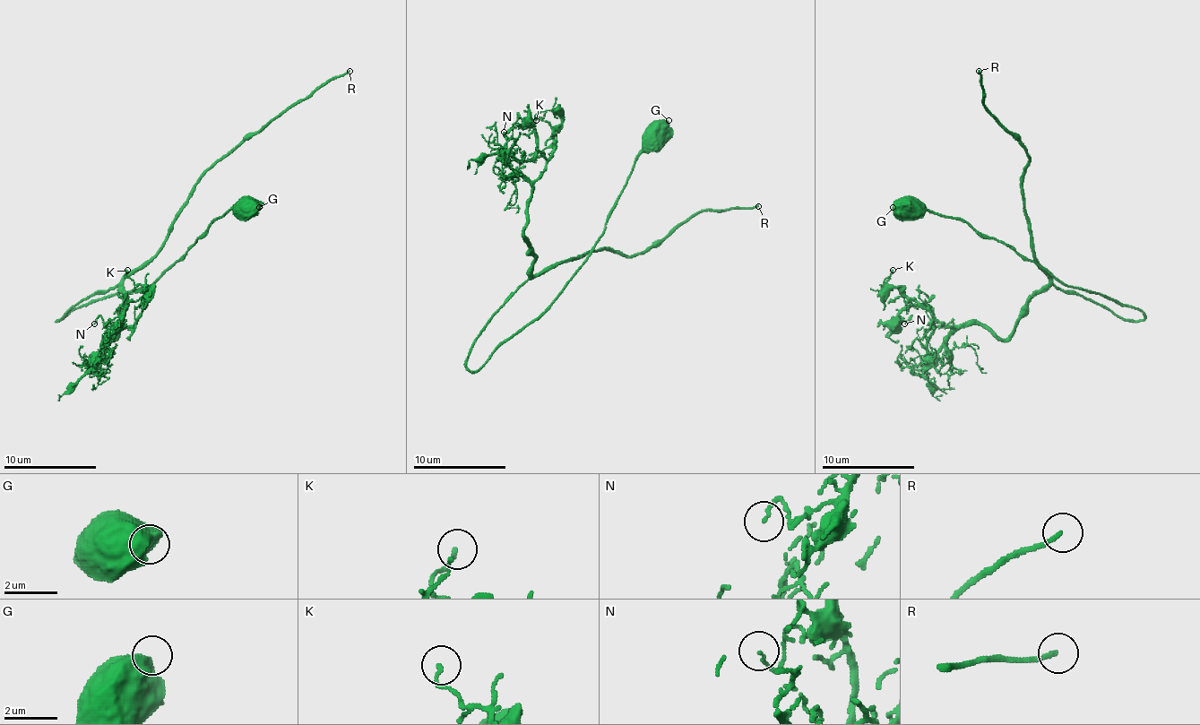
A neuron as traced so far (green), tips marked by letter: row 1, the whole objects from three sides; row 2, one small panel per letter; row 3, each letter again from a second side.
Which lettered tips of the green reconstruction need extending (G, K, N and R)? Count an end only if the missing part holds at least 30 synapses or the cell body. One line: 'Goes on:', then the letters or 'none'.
Goes on: R

